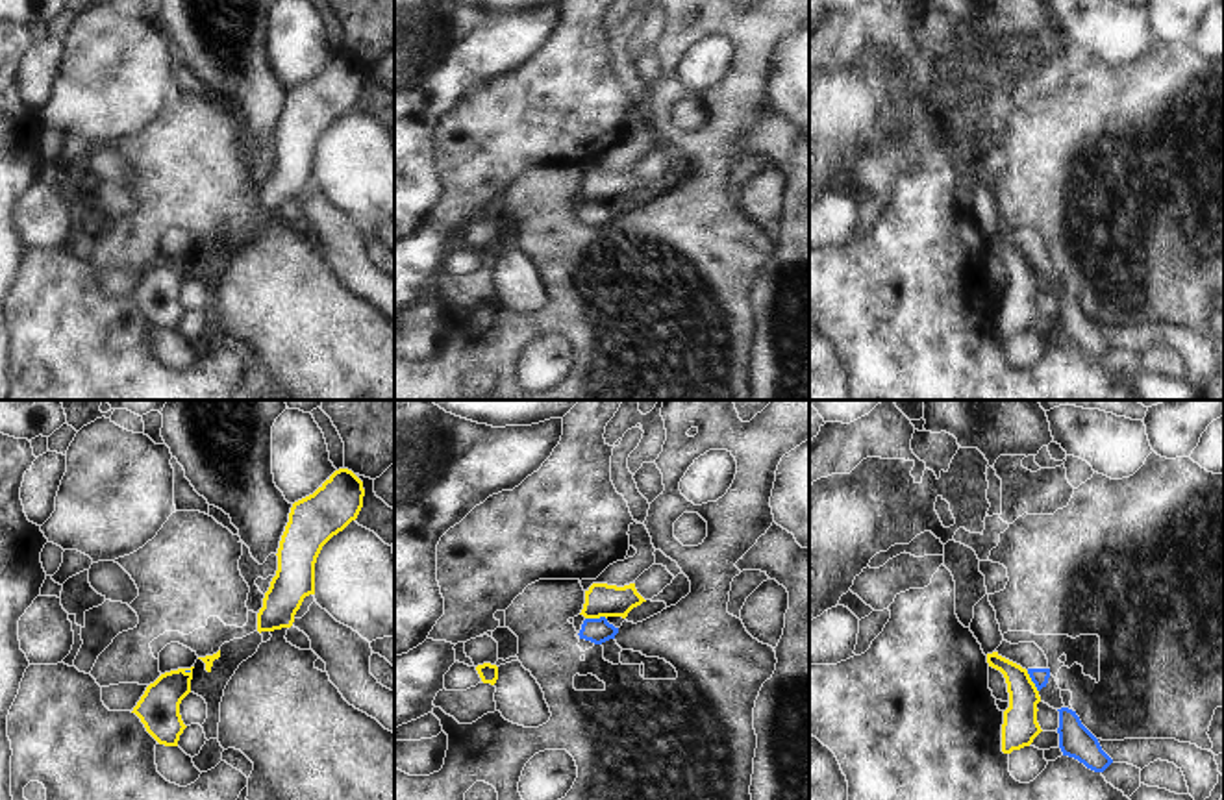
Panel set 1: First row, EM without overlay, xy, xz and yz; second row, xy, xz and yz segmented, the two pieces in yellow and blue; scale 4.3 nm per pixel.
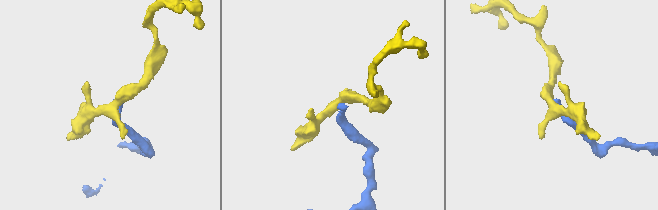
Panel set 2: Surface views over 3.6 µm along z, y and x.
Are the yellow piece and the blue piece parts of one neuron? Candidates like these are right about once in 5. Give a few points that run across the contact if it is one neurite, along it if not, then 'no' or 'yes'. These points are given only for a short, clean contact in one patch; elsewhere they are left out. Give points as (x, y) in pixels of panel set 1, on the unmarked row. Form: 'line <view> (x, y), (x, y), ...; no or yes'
line xz (606, 202), (586, 204); no

